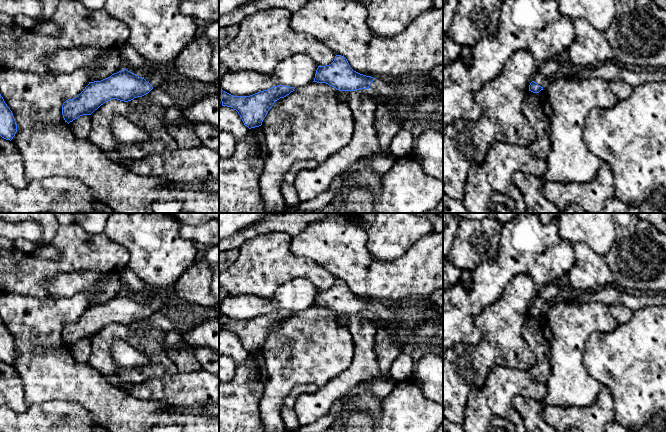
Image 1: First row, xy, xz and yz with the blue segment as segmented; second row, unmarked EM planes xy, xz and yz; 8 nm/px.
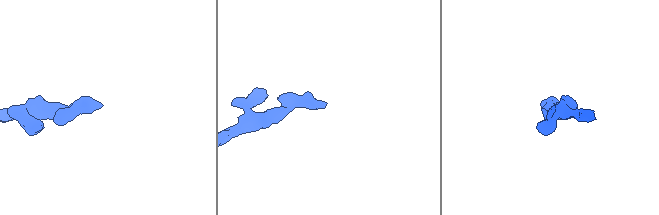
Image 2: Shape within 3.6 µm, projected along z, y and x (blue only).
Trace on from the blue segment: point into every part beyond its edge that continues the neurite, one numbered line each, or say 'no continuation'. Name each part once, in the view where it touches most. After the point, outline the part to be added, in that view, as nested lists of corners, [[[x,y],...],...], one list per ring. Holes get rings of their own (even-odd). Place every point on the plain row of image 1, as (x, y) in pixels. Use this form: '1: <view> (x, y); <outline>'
1: xz (382, 315); [[[375,302],[368,314],[375,319],[377,324],[386,325],[394,334],[402,329],[400,322],[395,317],[395,313],[388,309],[383,302]]]

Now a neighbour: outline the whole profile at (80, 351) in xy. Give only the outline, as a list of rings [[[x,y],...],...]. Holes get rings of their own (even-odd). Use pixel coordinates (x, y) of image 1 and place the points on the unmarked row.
[[[90,339],[80,340],[79,342],[70,346],[69,351],[77,362],[87,363],[92,351]]]

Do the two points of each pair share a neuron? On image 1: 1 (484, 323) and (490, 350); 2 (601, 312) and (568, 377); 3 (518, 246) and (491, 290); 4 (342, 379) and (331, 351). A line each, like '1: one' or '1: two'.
1: one
2: one
3: one
4: two

